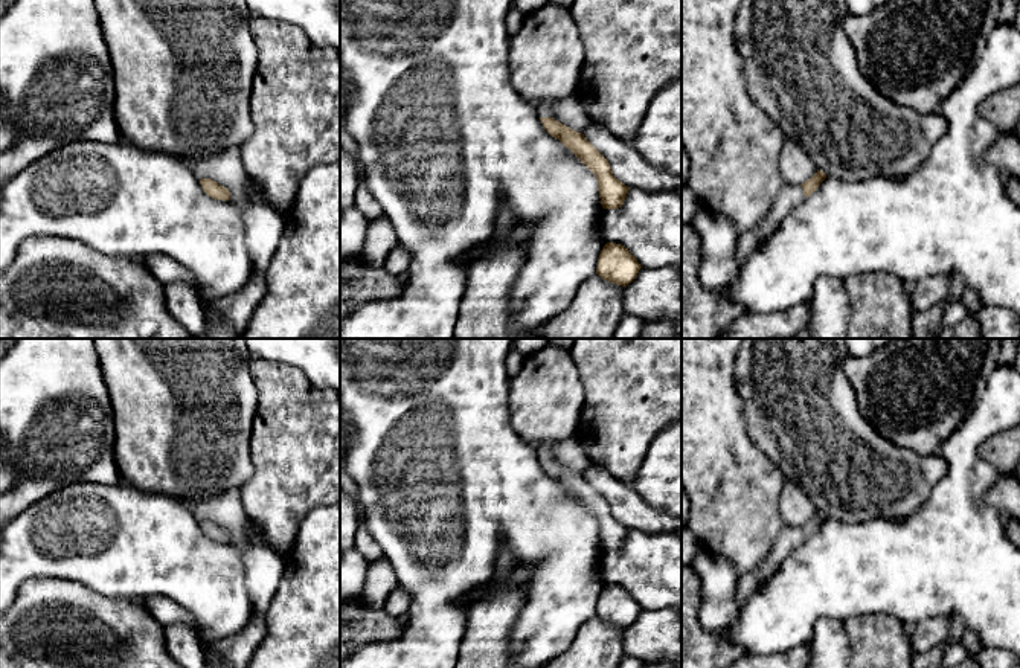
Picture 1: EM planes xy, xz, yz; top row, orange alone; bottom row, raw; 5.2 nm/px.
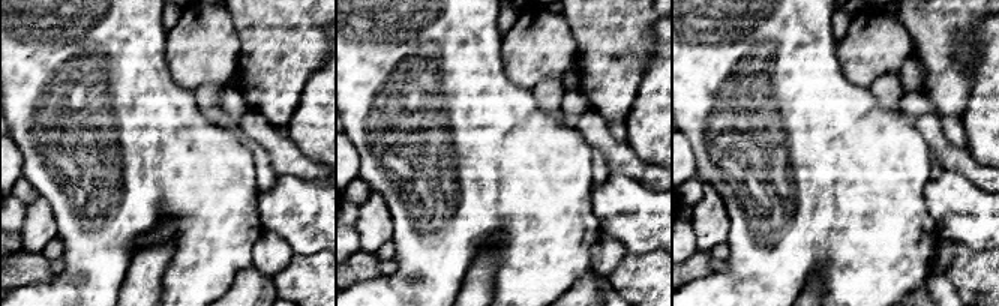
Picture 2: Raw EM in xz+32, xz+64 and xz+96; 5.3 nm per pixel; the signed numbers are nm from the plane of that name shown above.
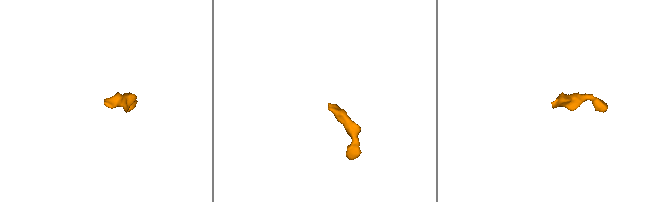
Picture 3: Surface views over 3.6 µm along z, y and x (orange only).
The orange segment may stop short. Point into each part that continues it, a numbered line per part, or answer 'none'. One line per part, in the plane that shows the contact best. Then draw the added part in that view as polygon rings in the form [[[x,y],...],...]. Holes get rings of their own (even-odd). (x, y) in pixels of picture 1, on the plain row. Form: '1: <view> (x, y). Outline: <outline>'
1: xz (545, 449). Outline: [[[541,441],[537,444],[537,451],[540,459],[552,459],[553,458],[553,445],[558,441]]]

